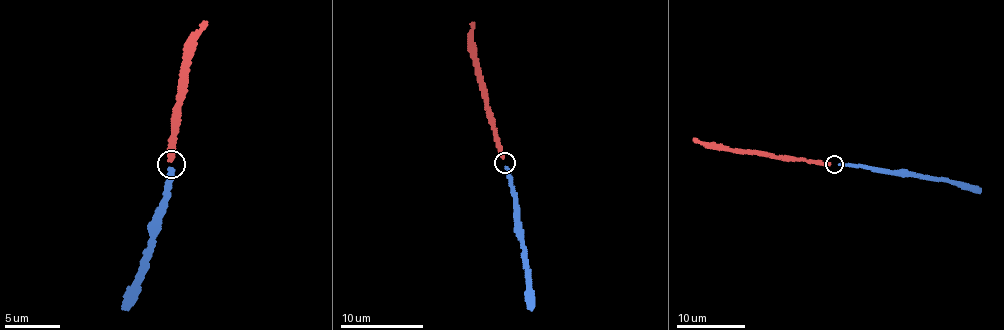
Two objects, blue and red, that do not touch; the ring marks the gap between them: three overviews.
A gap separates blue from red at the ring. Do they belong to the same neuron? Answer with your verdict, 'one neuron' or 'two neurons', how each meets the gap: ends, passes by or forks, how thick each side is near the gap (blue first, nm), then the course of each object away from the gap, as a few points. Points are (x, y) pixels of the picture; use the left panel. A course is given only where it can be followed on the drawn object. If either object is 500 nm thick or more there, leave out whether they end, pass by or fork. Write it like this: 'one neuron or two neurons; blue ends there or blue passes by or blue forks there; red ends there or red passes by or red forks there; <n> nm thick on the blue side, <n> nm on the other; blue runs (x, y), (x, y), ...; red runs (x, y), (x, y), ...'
one neuron; blue ends there; red ends there; 280 nm thick on the blue side, 320 nm on the other; blue runs (169, 168), (165, 198), (149, 229), (150, 246), (126, 296), (128, 310); red runs (171, 161), (188, 58), (206, 22)

